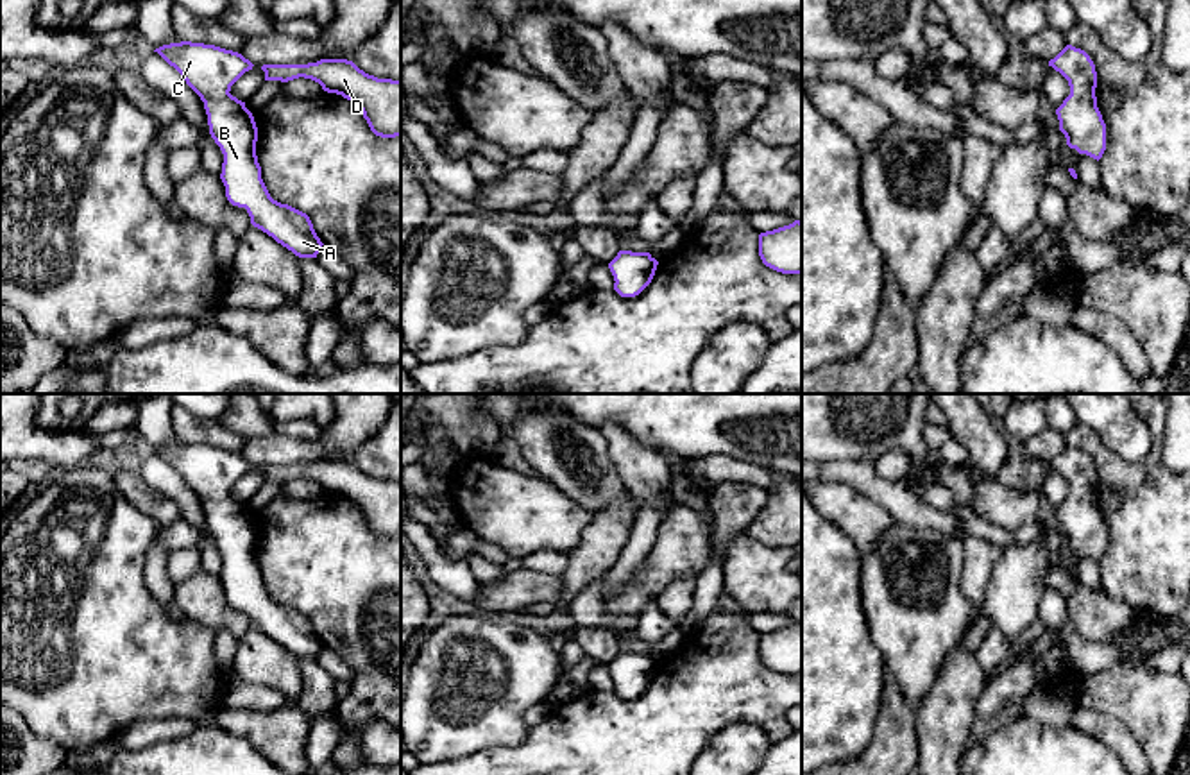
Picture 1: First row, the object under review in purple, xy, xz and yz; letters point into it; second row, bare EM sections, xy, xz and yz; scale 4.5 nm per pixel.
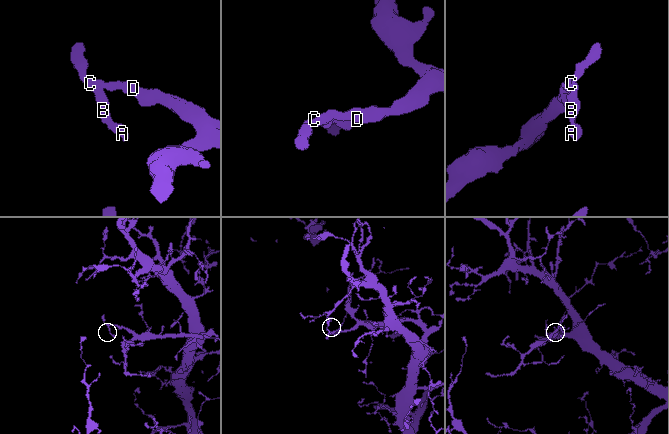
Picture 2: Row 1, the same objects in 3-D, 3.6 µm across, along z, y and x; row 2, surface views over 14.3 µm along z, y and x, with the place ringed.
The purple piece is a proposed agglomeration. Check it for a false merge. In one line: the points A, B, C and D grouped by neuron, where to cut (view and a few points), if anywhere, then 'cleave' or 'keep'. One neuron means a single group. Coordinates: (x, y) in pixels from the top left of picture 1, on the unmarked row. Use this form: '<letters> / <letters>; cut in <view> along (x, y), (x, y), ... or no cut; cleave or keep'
A B C D; no cut; keep

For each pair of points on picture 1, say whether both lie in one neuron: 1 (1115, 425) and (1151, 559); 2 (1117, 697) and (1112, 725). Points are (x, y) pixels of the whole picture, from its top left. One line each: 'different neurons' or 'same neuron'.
1: different neurons
2: different neurons

